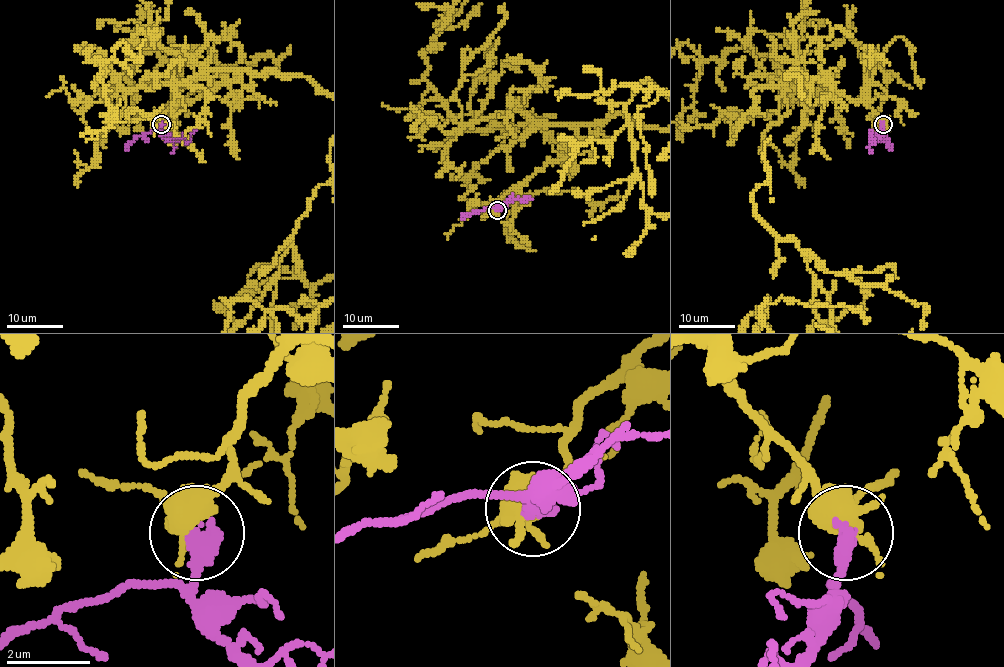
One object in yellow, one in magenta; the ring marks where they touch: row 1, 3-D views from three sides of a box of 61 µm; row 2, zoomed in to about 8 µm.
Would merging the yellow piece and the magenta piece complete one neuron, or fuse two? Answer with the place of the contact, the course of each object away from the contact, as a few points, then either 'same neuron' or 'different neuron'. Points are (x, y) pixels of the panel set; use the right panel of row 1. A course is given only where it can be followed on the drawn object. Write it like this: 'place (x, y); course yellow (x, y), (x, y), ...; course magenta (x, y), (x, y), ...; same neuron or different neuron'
place (883, 124); course magenta (883, 124), (883, 134), (873, 139), (874, 142), (873, 129); different neuron

